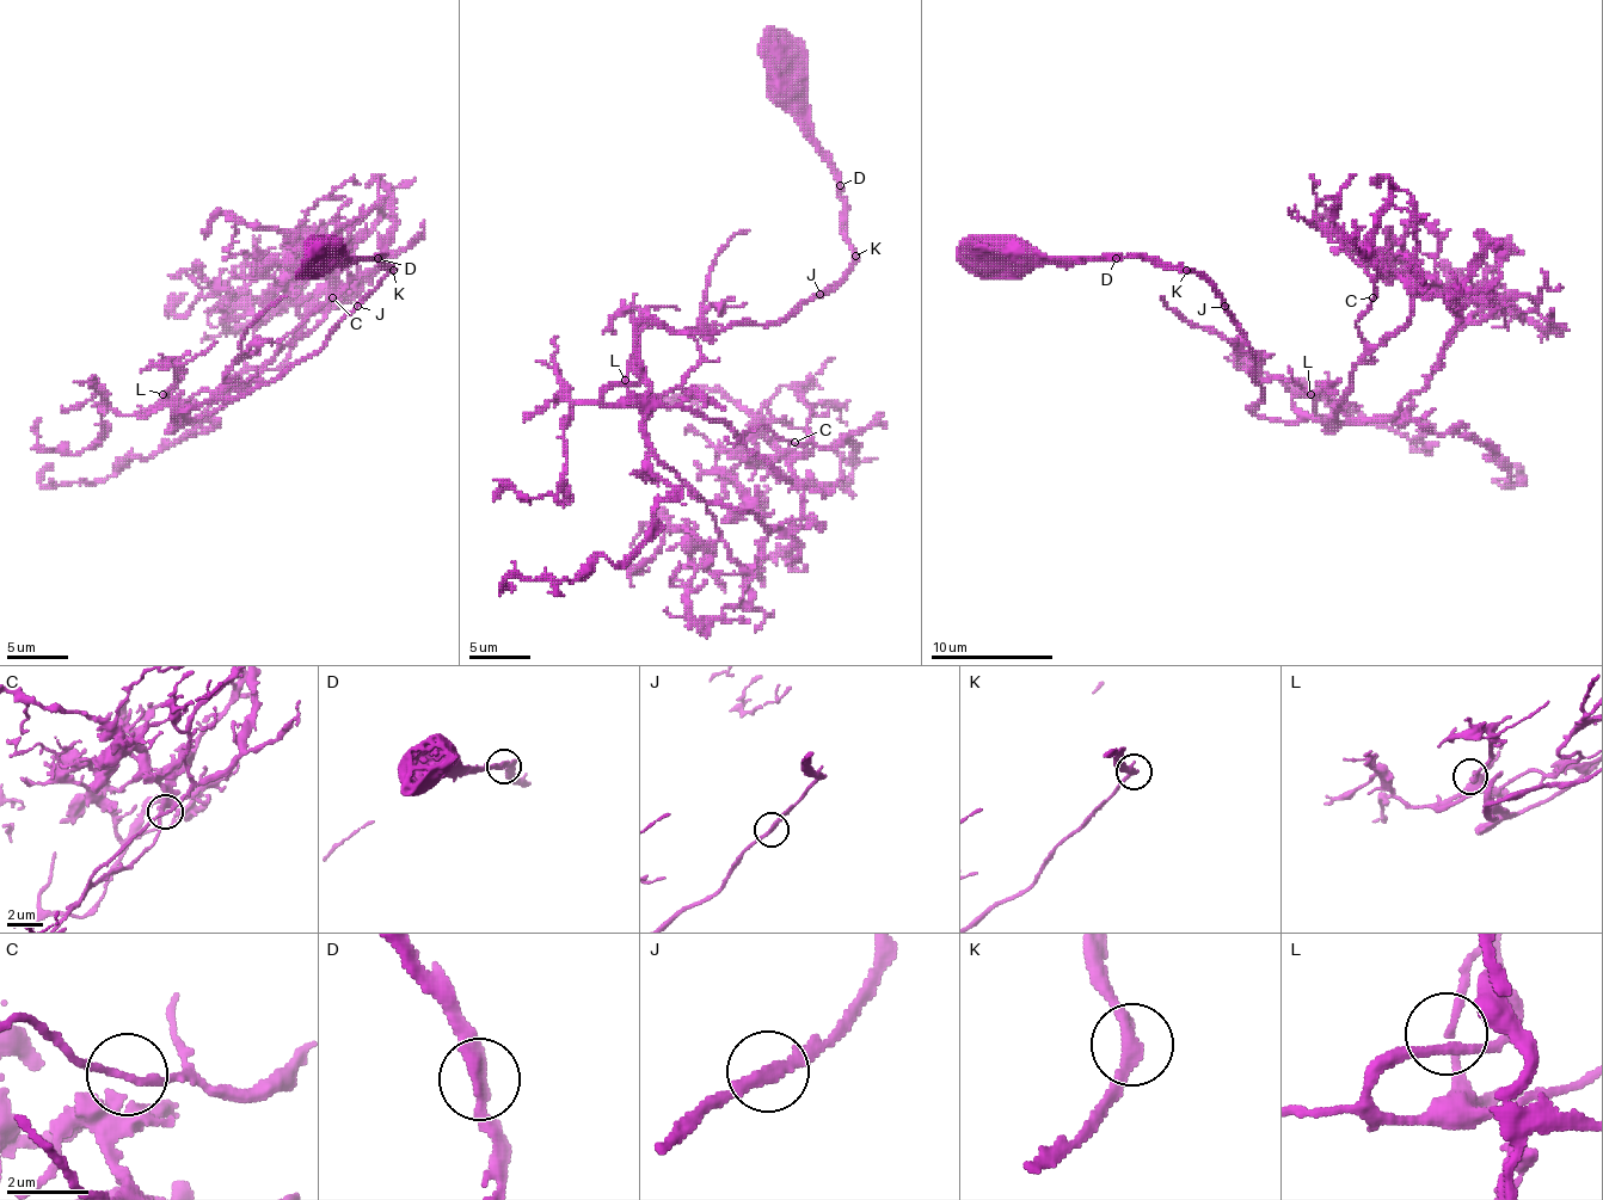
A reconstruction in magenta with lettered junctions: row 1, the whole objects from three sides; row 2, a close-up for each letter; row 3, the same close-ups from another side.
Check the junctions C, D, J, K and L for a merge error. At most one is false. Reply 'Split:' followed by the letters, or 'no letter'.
Split: no letter

